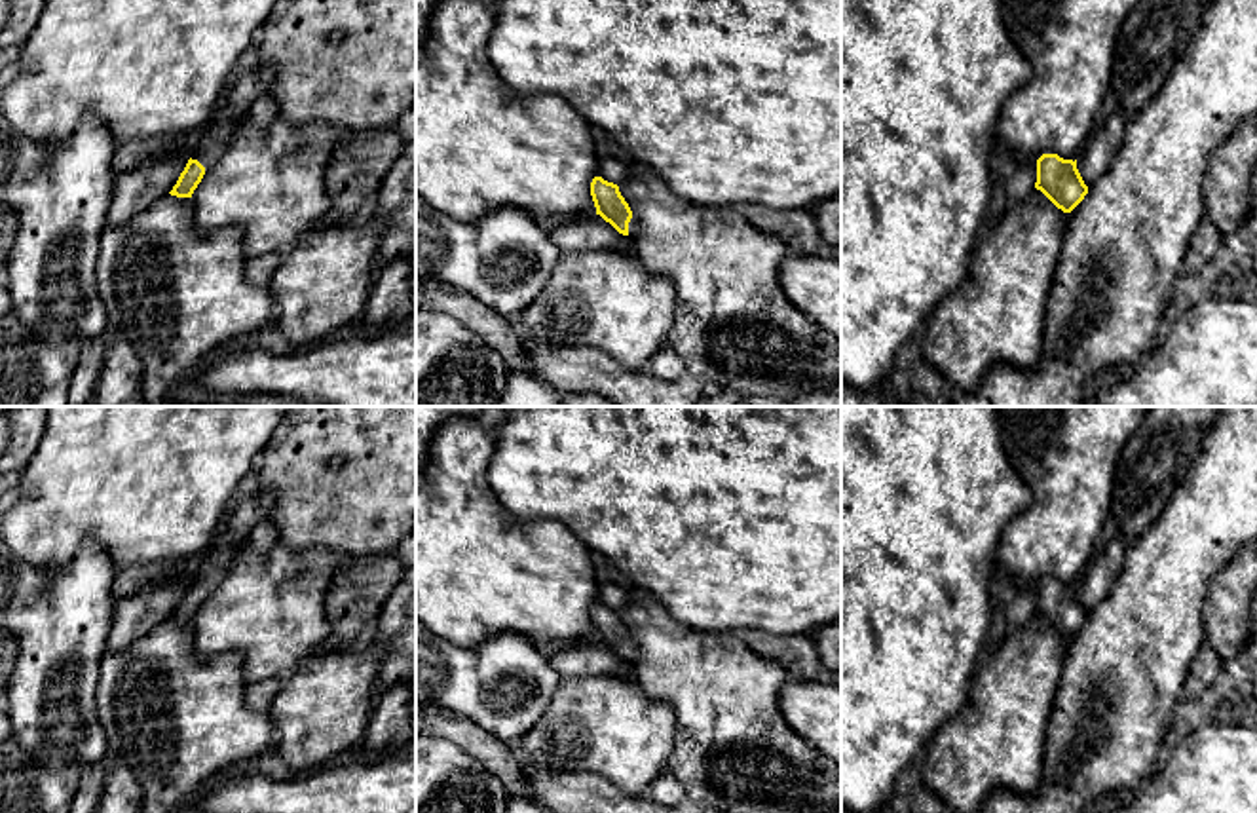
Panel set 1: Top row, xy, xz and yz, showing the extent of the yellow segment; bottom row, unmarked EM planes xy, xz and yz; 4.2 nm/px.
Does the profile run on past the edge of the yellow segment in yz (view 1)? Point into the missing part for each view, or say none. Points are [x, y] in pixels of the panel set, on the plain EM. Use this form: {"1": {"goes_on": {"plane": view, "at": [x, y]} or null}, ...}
{"1": {"goes_on": null}}

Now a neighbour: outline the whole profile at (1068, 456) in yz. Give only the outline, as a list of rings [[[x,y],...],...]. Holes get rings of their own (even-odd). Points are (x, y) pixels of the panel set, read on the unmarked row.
[[[997,406],[1003,448],[1022,481],[1031,488],[1031,503],[1016,515],[1001,538],[995,570],[1003,570],[1018,589],[1042,579],[1079,585],[1094,558],[1094,543],[1111,517],[1111,494],[1118,456],[1128,439],[1147,420],[1151,406]]]

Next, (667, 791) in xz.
[[[663,771],[647,788],[647,794],[665,805],[676,805],[687,798],[685,790],[666,771]]]

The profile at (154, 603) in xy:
[[[178,572],[159,576],[116,604],[106,653],[118,652],[148,634],[173,615],[190,583]]]

